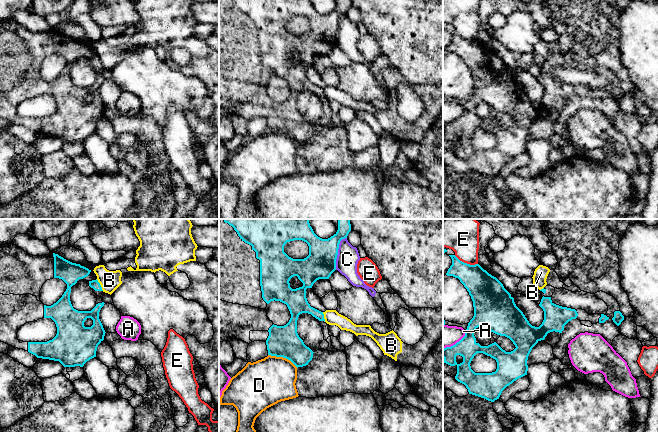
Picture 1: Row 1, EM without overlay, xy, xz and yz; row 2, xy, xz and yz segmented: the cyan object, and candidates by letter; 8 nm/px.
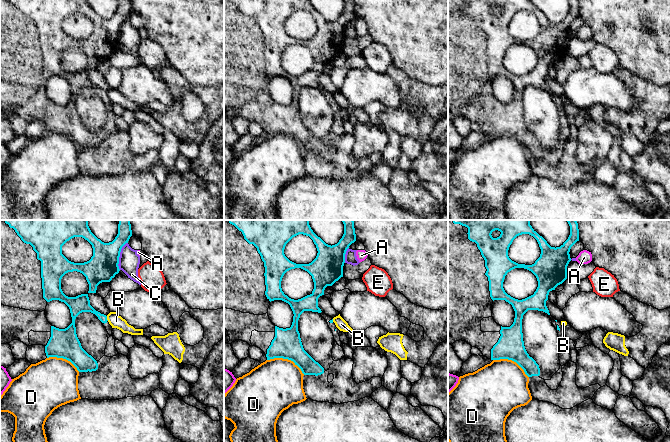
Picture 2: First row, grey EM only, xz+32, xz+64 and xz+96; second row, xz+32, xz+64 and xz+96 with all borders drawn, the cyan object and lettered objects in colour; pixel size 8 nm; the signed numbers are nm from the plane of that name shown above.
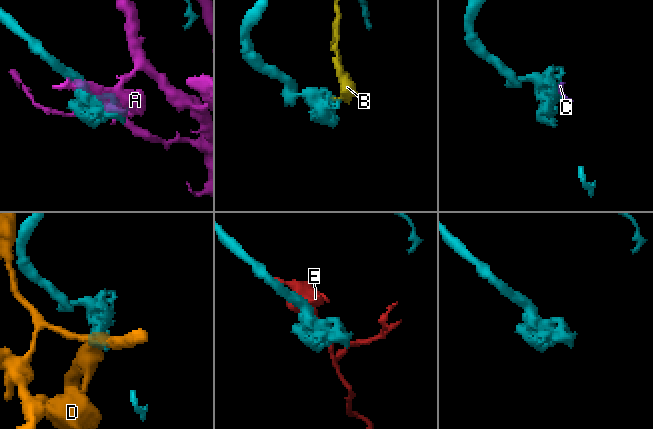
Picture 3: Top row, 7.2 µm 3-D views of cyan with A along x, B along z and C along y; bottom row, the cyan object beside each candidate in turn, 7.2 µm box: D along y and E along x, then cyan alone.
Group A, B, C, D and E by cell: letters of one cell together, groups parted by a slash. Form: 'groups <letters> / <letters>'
groups A / B C / D / E

